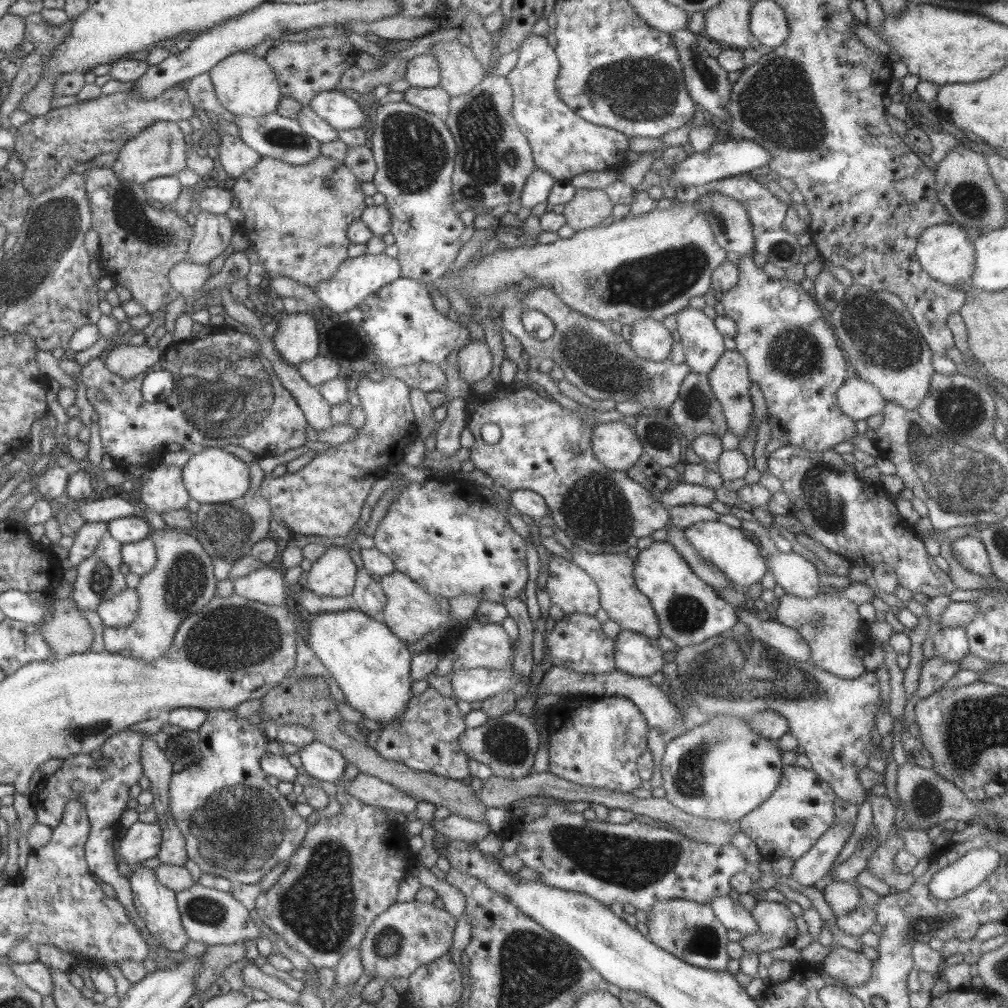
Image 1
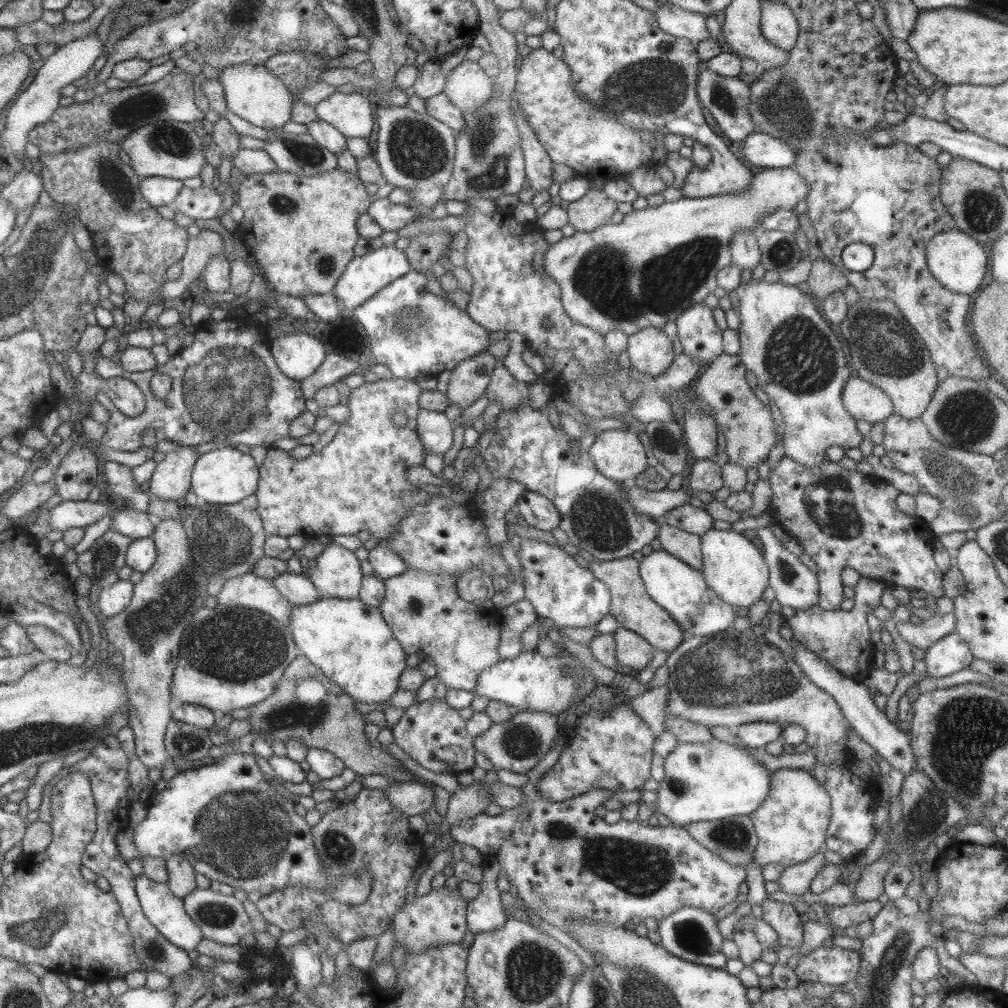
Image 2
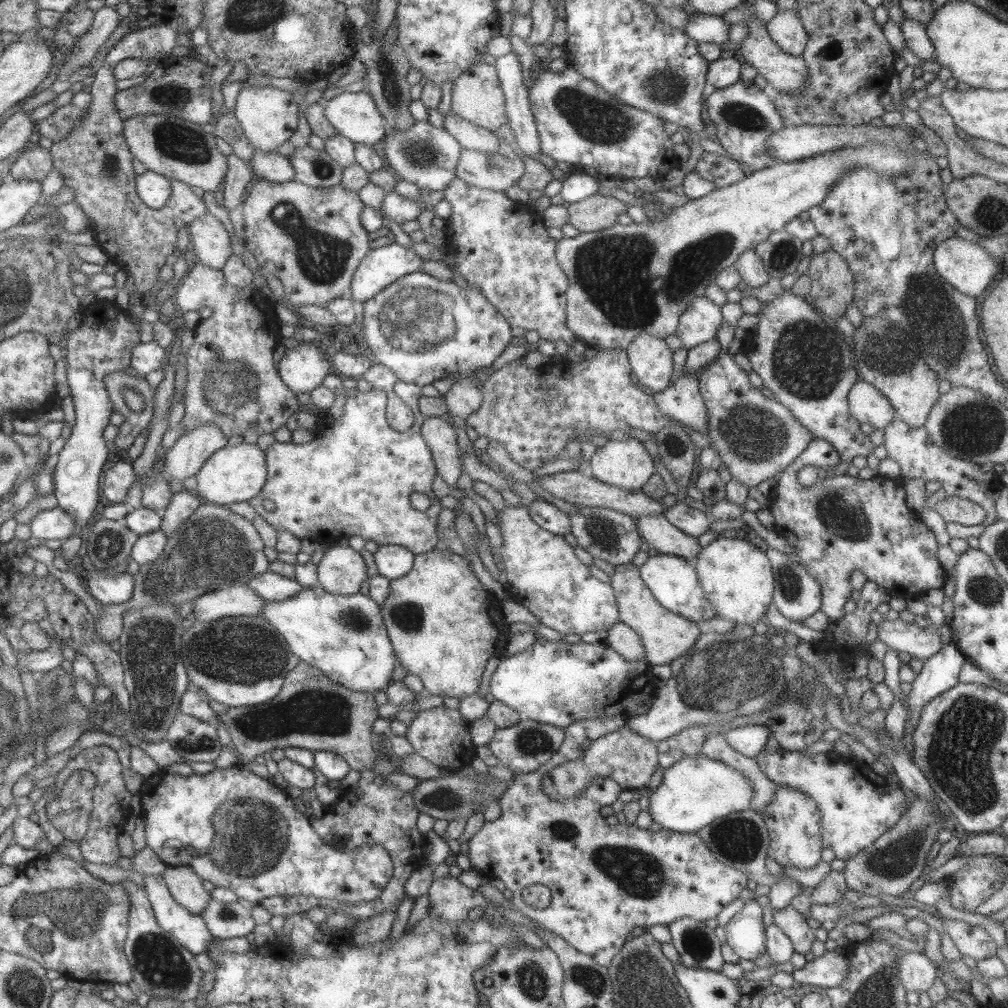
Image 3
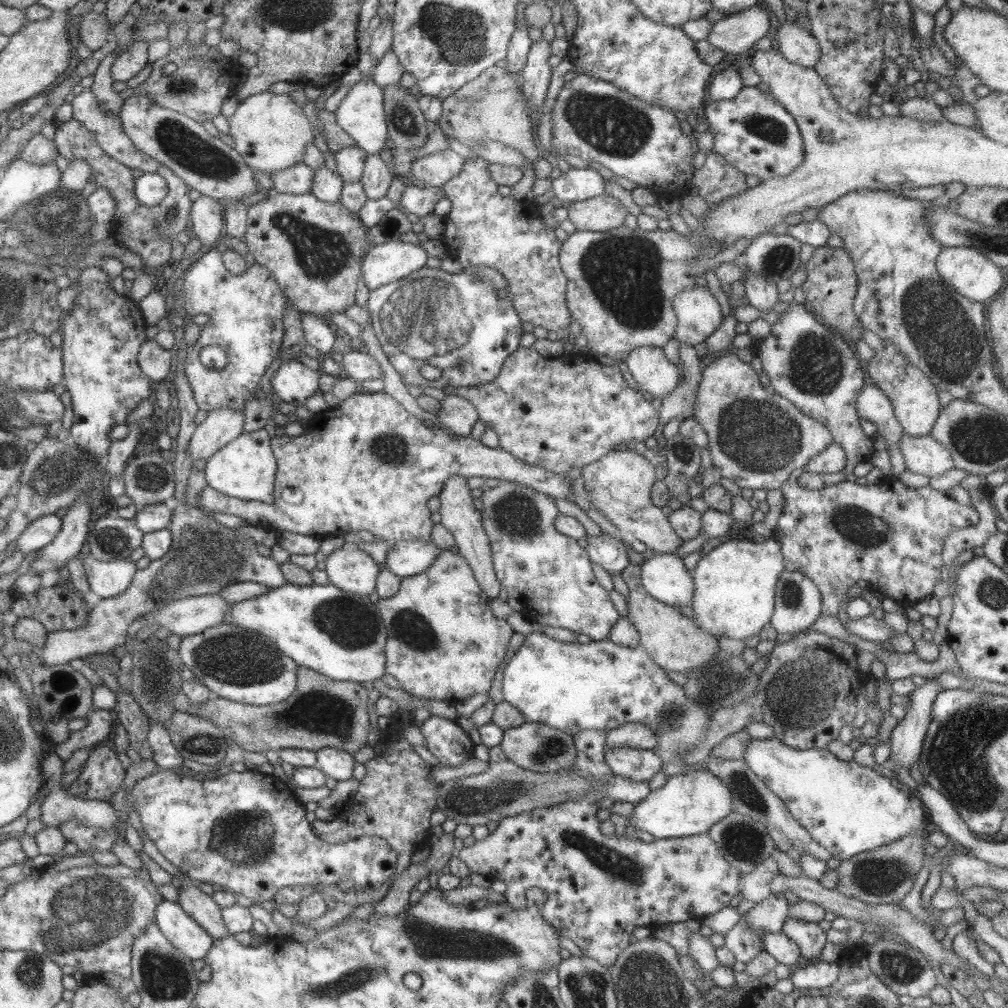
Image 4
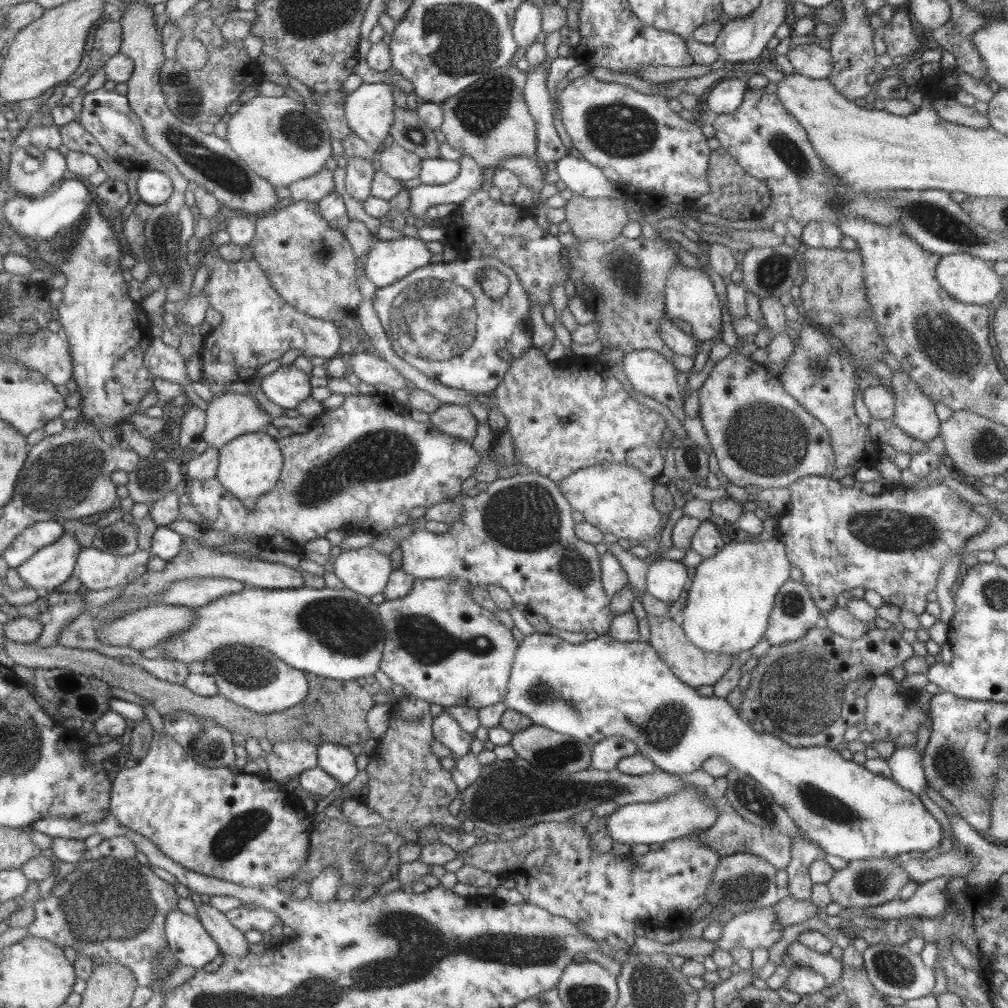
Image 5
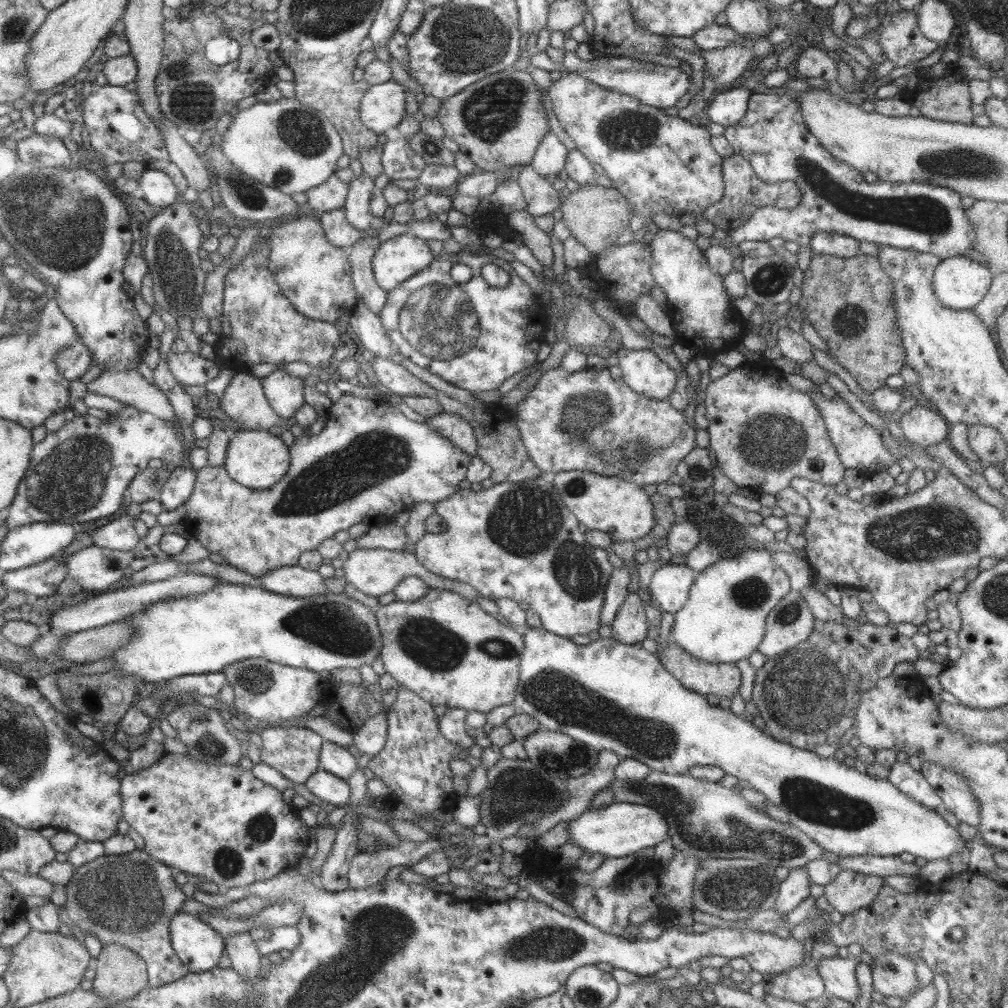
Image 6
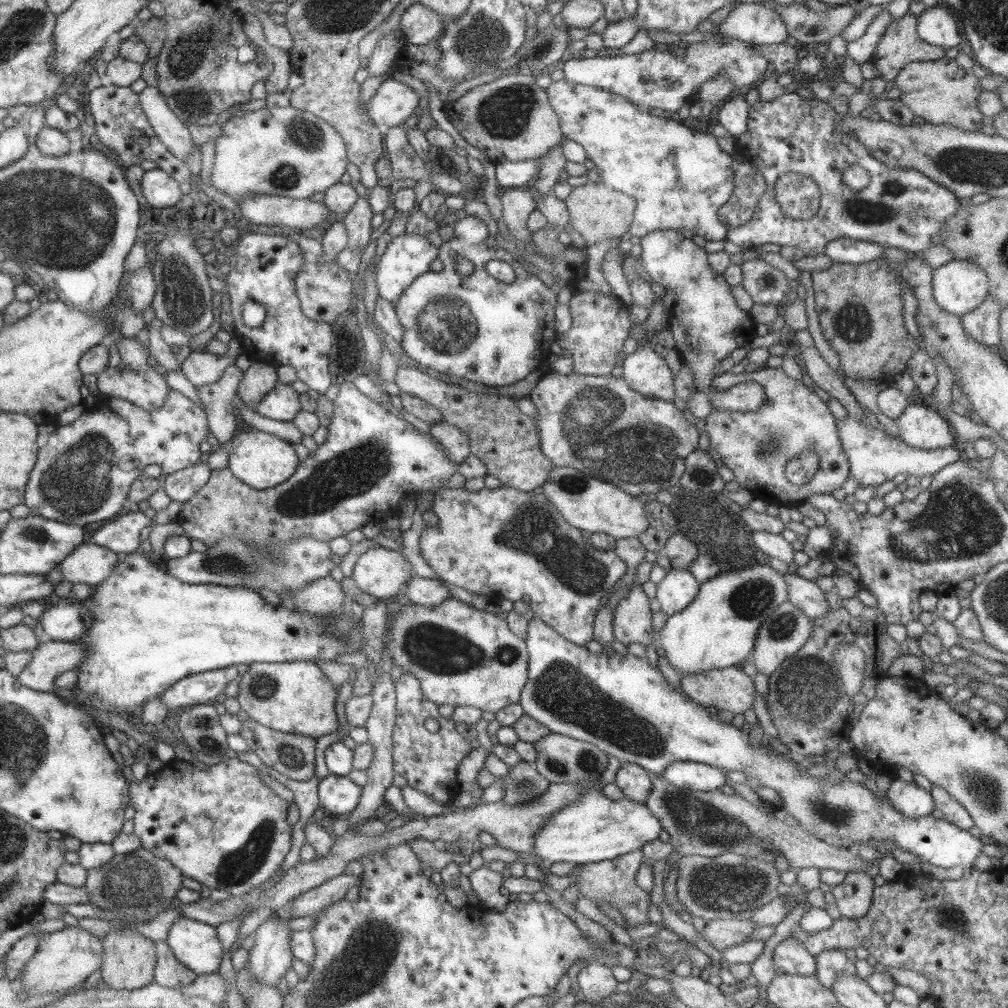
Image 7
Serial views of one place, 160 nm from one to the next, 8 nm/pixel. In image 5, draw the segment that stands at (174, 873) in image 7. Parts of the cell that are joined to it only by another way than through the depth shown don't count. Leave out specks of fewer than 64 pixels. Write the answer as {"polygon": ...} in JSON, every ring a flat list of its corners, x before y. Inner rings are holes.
{"polygon":[[100,857,89,861,79,861,78,866,73,869,72,872,67,874,63,879,61,879,58,884,51,887,45,898,41,900,36,900,34,903,30,904,33,907,33,922,28,926,24,926,27,930,26,937,37,937,43,940,48,940,52,942,55,946,59,948,73,948,76,954,87,954,87,956,99,956,102,962,116,962,119,966,126,968,135,979,135,982,139,986,148,986,151,981,154,981,158,977,158,970,162,967,160,966,160,956,158,952,163,949,167,949,164,935,164,924,167,912,173,910,177,905,178,895,173,890,173,885,167,883,165,880,157,877,149,867,141,865,135,858,111,858,111,857]]}

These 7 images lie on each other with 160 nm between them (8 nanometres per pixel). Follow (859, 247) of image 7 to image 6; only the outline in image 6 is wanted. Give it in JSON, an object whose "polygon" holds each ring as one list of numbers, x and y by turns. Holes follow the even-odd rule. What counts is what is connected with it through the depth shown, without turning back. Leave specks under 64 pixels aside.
{"polygon":[[817,231,811,235,808,247,811,253,849,258,859,253,857,244,857,240,842,234]]}

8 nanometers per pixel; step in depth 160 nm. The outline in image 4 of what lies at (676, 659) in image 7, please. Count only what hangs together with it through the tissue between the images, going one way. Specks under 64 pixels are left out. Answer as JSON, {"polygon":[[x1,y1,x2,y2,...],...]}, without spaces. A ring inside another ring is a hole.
{"polygon":[[772,536,751,541,729,539,701,556,691,573,694,593,690,605,697,626,716,639,723,637,736,641,758,634,763,626,770,622,773,614,774,584,777,583,779,574,784,570,782,560,779,541]]}

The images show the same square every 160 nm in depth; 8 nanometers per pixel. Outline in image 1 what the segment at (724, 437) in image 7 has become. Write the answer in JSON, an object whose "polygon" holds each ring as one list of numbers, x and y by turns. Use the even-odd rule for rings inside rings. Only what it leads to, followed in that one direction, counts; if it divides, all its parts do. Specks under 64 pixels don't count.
{"polygon":[[726,349,706,376,722,406,728,430,740,442,753,421,746,361,734,349]]}

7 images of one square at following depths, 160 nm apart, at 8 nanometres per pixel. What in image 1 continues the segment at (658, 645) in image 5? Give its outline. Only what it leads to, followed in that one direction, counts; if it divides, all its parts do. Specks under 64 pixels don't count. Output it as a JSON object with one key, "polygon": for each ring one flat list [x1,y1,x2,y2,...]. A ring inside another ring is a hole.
{"polygon":[[573,545,568,550,572,562,581,568,597,585,599,591,599,606,605,610,608,618,618,624,621,629,633,631,656,639,660,630,658,622,650,605,649,599,635,588,633,582,634,559,627,553,595,554]]}

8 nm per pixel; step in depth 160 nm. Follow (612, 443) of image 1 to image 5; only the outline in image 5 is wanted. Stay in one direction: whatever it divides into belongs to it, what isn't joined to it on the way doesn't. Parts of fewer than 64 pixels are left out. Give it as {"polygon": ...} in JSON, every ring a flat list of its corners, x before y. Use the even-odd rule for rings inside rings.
{"polygon":[[612,462,576,470,558,484,572,510,580,512,585,522,636,544,655,540,662,530,661,514,652,503,653,485,654,479,634,466]]}

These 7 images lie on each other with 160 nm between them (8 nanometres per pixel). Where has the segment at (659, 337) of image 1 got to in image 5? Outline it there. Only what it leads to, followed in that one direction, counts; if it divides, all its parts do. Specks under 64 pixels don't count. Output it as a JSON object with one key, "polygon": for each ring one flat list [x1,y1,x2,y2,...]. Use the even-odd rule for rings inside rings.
{"polygon":[[635,350,629,354,624,354,620,366,633,390,664,404,675,416,683,416,683,407,681,408,683,402,679,396,680,388,675,381,677,372,670,360,665,359,653,350]]}

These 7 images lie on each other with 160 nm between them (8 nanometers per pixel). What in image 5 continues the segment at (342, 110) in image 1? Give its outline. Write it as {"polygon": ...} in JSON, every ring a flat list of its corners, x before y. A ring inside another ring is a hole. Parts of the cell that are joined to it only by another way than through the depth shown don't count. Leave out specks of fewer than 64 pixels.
{"polygon":[[381,81,362,83,357,90,347,93,344,117,353,135,372,148,387,138,393,120,391,86]]}

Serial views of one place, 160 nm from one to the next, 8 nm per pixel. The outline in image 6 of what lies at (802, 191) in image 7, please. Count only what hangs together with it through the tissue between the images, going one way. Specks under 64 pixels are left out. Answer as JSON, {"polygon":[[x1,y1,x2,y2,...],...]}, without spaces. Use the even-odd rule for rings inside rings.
{"polygon":[[735,152,722,158,721,172,724,184,723,196,717,202,707,206,702,216,725,231,731,228,731,222,738,216,750,216,753,211,760,209,790,209,797,206,801,196,796,184,790,180,783,180,780,183,759,180,749,162]]}

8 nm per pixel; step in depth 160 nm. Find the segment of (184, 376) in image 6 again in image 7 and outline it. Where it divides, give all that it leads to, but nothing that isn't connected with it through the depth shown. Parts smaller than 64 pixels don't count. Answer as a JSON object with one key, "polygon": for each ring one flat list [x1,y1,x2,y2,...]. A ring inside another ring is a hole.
{"polygon":[[236,336,231,338,228,345,227,352,221,356,191,351,189,356,180,362,181,373,196,388,217,382,227,366,234,364,236,358,243,352]]}

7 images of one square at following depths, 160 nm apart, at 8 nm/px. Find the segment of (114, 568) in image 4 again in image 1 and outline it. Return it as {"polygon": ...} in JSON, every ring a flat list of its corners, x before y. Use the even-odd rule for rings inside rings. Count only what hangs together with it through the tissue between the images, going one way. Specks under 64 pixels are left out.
{"polygon":[[125,587,115,596,104,600,97,607,97,614,102,626,123,627,130,624,138,611,139,595,135,589]]}

